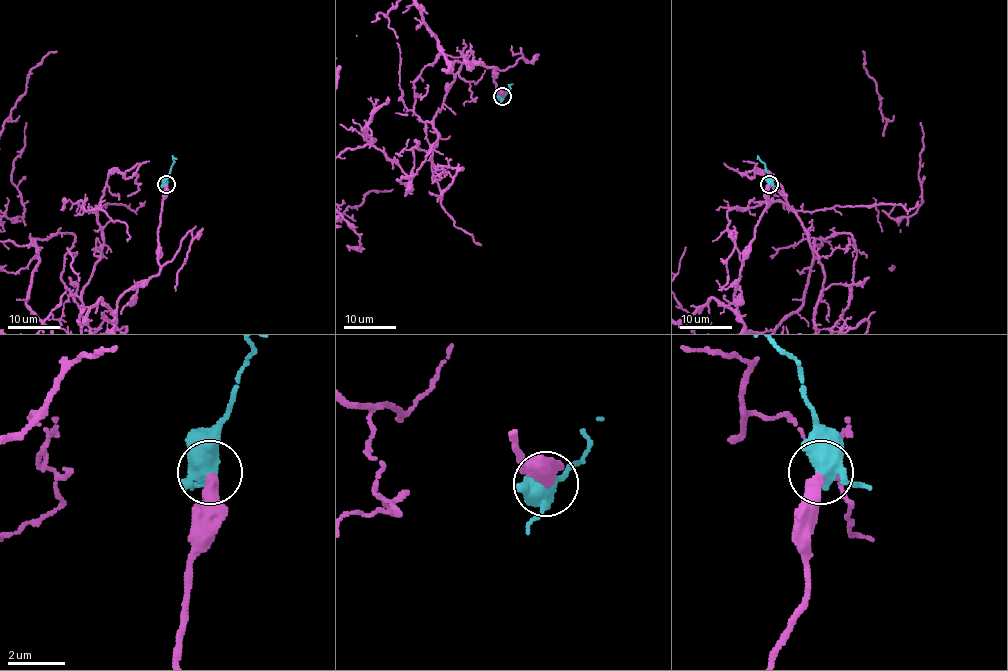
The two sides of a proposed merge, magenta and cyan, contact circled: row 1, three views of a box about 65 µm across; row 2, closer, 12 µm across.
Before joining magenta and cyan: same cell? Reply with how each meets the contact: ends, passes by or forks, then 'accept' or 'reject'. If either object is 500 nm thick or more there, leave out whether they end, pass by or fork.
reject

